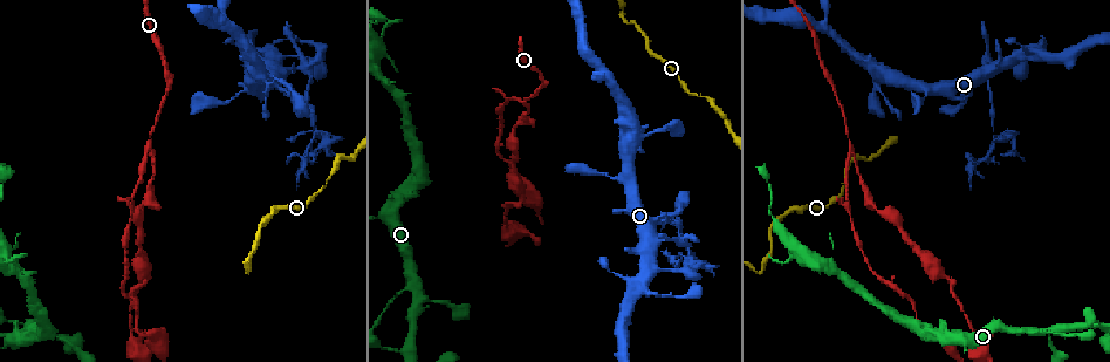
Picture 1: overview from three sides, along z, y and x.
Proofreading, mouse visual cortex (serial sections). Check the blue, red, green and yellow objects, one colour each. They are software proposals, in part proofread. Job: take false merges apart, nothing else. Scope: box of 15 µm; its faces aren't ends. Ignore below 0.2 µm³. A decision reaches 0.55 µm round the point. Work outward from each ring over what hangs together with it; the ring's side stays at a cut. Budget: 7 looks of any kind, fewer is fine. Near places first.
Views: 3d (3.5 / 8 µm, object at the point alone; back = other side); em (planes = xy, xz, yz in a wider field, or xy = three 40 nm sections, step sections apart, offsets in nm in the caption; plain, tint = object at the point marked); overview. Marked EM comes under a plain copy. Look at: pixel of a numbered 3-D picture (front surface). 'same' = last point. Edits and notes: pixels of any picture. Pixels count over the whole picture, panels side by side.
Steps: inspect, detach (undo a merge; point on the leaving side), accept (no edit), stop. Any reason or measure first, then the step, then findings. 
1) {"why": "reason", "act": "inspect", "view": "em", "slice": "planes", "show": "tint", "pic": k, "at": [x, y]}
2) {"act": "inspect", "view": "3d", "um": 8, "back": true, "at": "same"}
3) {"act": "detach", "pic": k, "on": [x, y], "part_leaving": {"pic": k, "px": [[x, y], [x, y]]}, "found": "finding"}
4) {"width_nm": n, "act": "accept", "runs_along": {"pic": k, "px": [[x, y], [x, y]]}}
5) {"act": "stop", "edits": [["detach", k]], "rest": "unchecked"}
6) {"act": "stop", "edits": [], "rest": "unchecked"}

{"why": "abrupt turn", "act": "inspect", "view": "em", "slice": "planes", "show": "tint", "pic": 1, "at": [295, 70]}

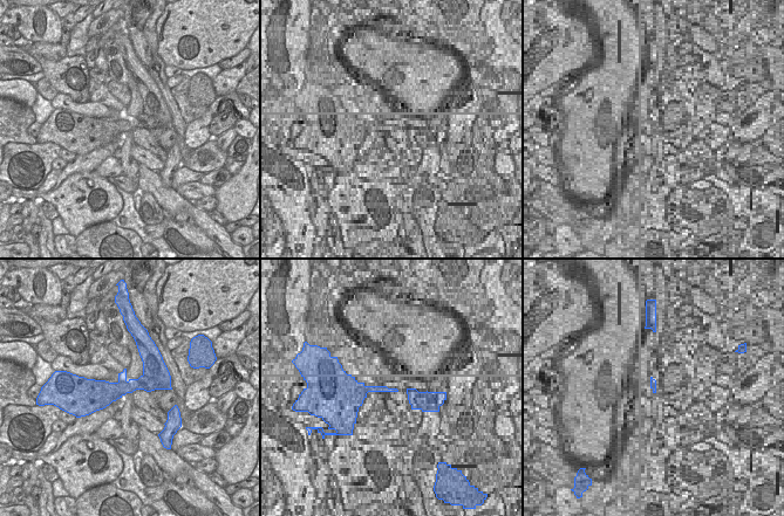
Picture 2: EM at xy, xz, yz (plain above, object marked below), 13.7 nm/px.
{"act": "inspect", "view": "3d", "um": 3.5, "at": "same"}

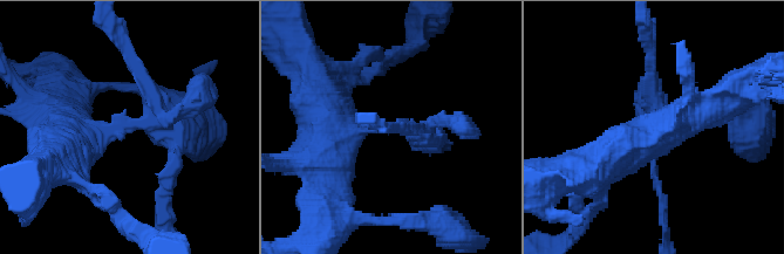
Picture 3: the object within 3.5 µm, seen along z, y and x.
{"act": "detach", "pic": 3, "on": [169, 166], "part_leaving": {"pic": 3, "px": [[150, 122], [176, 146], [164, 212]]}, "found": "a second cell is stuck on"}

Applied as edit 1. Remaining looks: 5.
{"why": "see it whole again", "act": "inspect", "view": "overview"}

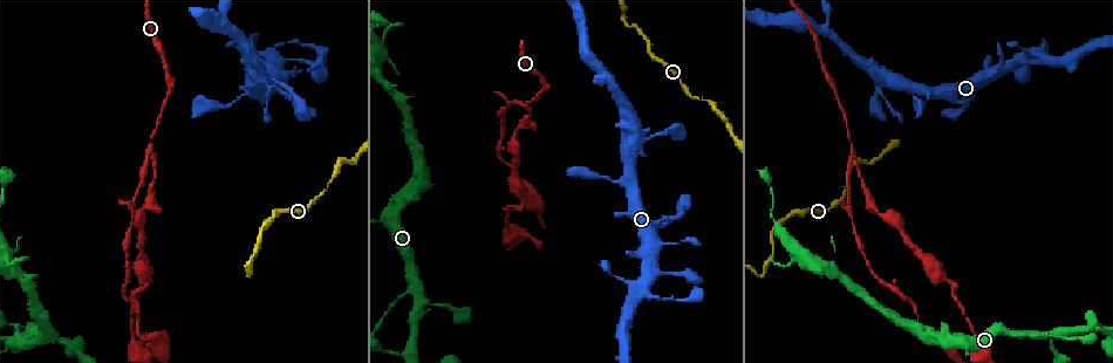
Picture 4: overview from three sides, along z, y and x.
{"why": "two arms in line, one across", "act": "inspect", "view": "3d", "um": 3.5, "pic": 4, "at": [152, 148]}

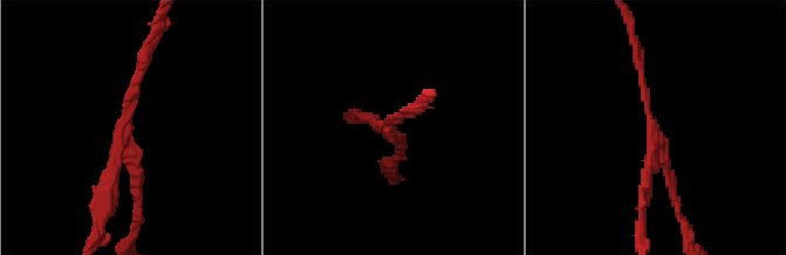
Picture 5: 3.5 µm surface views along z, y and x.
{"arms": 3, "arm_widths_nm": [100, 150, 150], "act": "inspect", "view": "em", "slice": "planes", "show": "tint", "pic": 5, "at": [655, 137]}

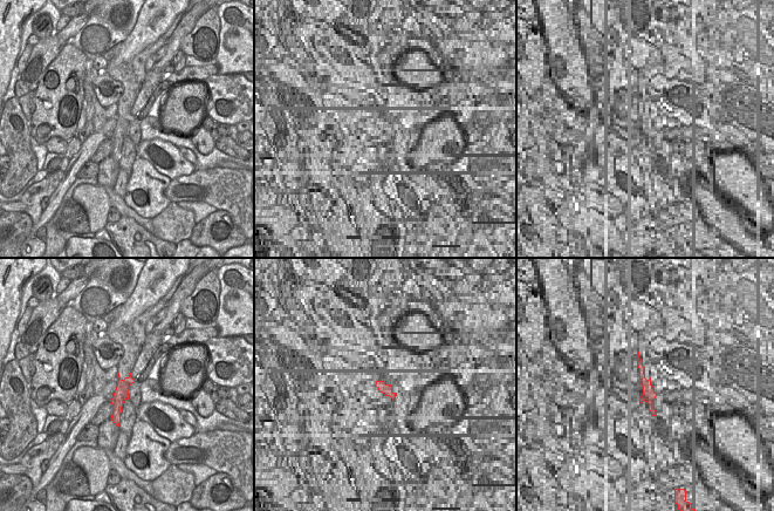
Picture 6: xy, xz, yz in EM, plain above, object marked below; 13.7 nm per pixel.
{"act": "detach", "pic": 5, "on": [138, 198], "part_leaving": {"pic": 5, "px": [[128, 147], [138, 176], [128, 241]]}, "found": "two cells meet here"}

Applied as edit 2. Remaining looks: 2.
{"why": "two arms at a narrow angle", "act": "inspect", "view": "3d", "um": 3.5, "pic": 4, "at": [1096, 330]}

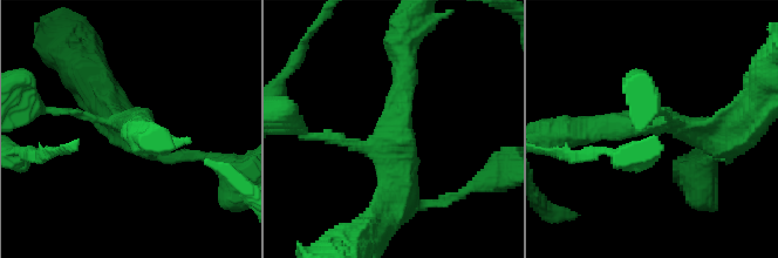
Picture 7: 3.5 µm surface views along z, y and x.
{"arms": 4, "arm_widths_nm": [100, 250, 300, 300], "why": "shape alone is not enough", "act": "inspect", "view": "em", "slice": "xy", "step": 5, "show": "tint", "pic": 7, "at": [660, 120]}

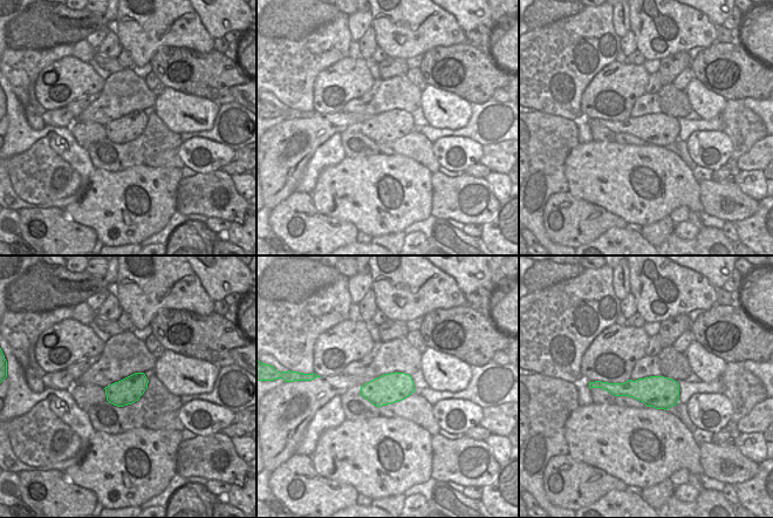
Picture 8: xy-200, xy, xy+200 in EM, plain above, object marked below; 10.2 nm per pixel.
{"act": "accept", "runs_along": {"pic": 7, "px": [[402, 59], [388, 137], [319, 137]]}, "found": "all the same cell"}

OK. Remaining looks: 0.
{"act": "stop", "edits": [["detach", 3], ["detach", 5]], "rest": "unchecked"}

